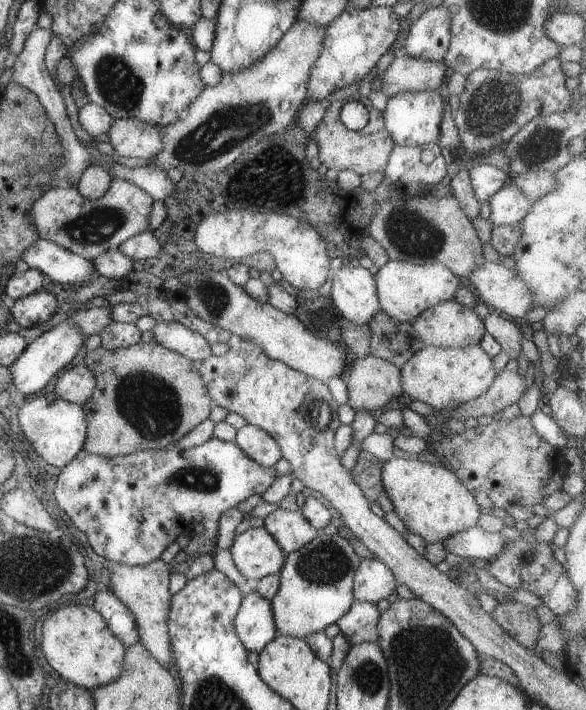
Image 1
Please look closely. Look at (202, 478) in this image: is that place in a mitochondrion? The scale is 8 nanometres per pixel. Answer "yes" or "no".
yes

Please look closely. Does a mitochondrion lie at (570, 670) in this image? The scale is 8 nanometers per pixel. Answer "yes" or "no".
no

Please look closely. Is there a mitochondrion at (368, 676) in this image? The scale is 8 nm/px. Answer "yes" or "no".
yes

